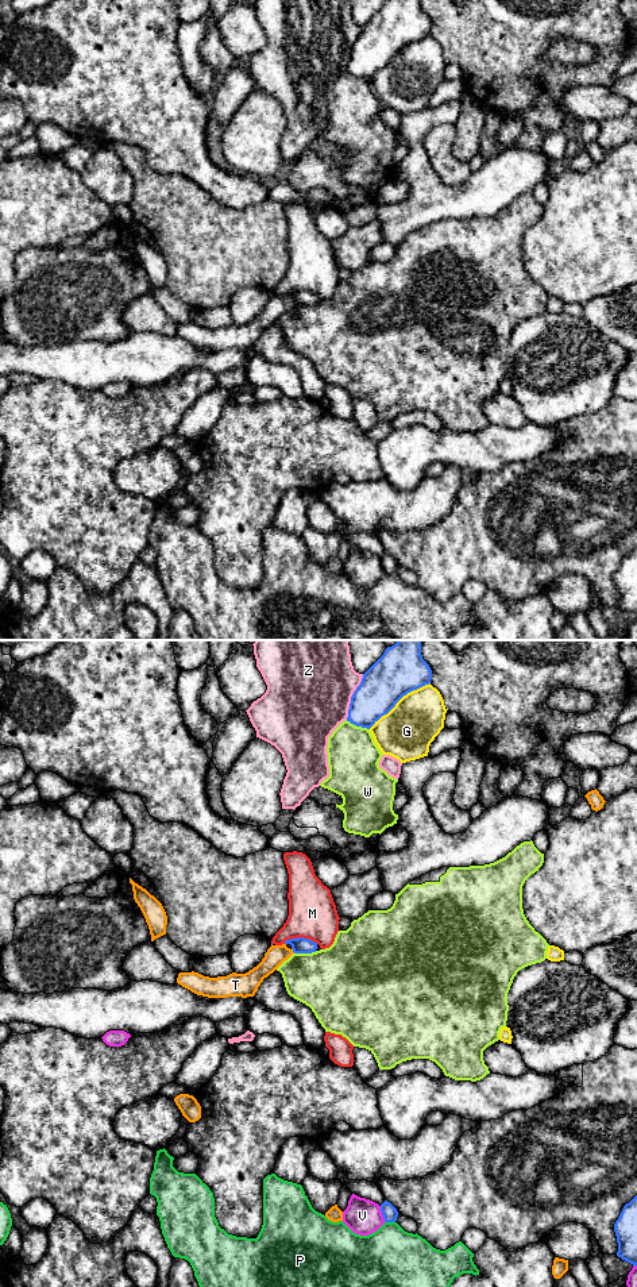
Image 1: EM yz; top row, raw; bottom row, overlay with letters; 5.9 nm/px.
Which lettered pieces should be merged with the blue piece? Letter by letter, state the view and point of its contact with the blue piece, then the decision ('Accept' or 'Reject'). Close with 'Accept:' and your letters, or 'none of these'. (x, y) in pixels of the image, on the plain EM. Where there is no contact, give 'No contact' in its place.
G: Touches blue at yz (398, 51). Reject
M: Touches blue at yz (301, 289). Reject
P: Touches blue at yz (390, 573). Reject
T: Touches blue at yz (293, 303). Reject
V: Touches blue at yz (382, 566). Reject
W: Touches blue at yz (358, 77). Reject
Z: Touches blue at yz (351, 49). Reject
Accept: none of these

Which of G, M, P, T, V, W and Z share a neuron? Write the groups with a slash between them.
G M / P / T / V / W / Z

